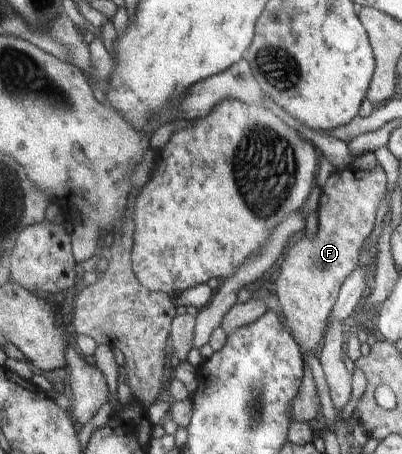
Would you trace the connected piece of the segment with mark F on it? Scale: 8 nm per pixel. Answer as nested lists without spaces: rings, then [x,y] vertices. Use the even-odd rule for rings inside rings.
[[[376,164],[373,173],[353,170],[351,167],[331,173],[320,188],[316,210],[318,223],[314,238],[307,239],[304,236],[292,247],[287,247],[283,261],[279,264],[275,296],[304,362],[302,379],[297,394],[291,401],[290,413],[294,421],[309,422],[319,410],[319,400],[307,366],[307,355],[315,354],[316,348],[322,342],[326,321],[336,303],[339,287],[343,279],[358,265],[361,244],[371,232],[375,212],[386,194],[385,190],[385,173],[379,164]]]

